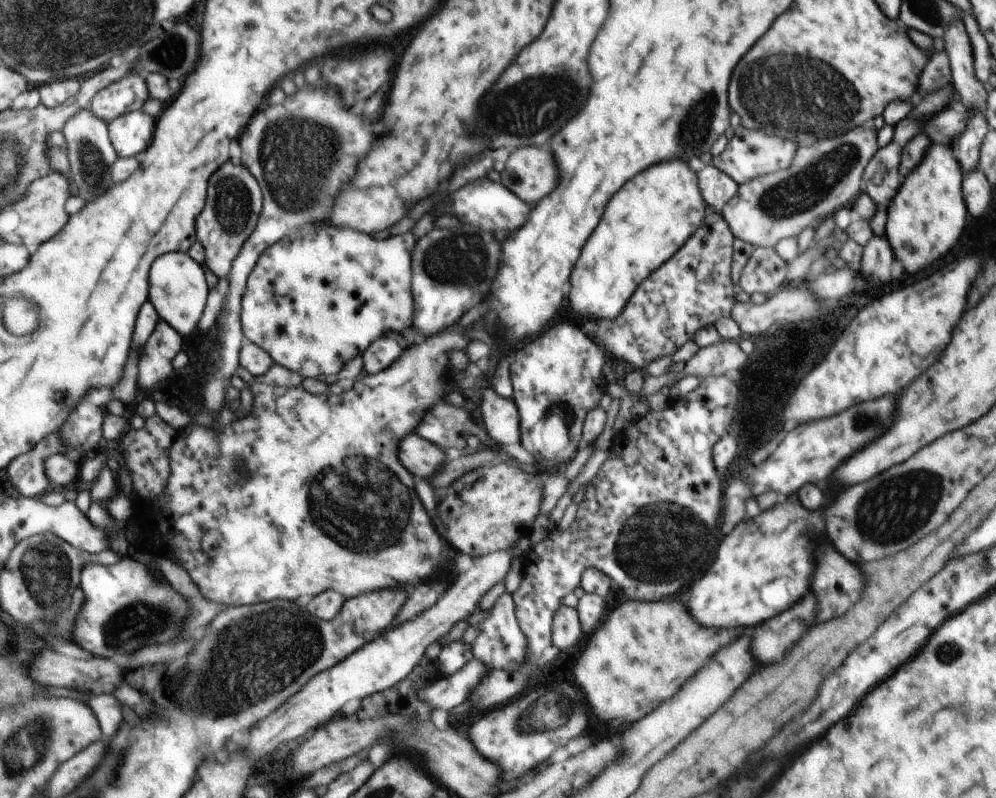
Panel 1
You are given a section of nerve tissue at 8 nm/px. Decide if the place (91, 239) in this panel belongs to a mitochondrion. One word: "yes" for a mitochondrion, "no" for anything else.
no

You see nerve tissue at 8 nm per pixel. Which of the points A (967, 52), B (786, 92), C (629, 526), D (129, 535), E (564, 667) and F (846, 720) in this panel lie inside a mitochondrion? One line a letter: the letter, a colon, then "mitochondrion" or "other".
A: other
B: mitochondrion
C: mitochondrion
D: other
E: other
F: other

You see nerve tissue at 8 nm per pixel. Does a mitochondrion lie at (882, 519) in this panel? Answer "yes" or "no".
yes

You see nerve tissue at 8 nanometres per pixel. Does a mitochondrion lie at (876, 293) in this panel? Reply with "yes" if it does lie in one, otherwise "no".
no

